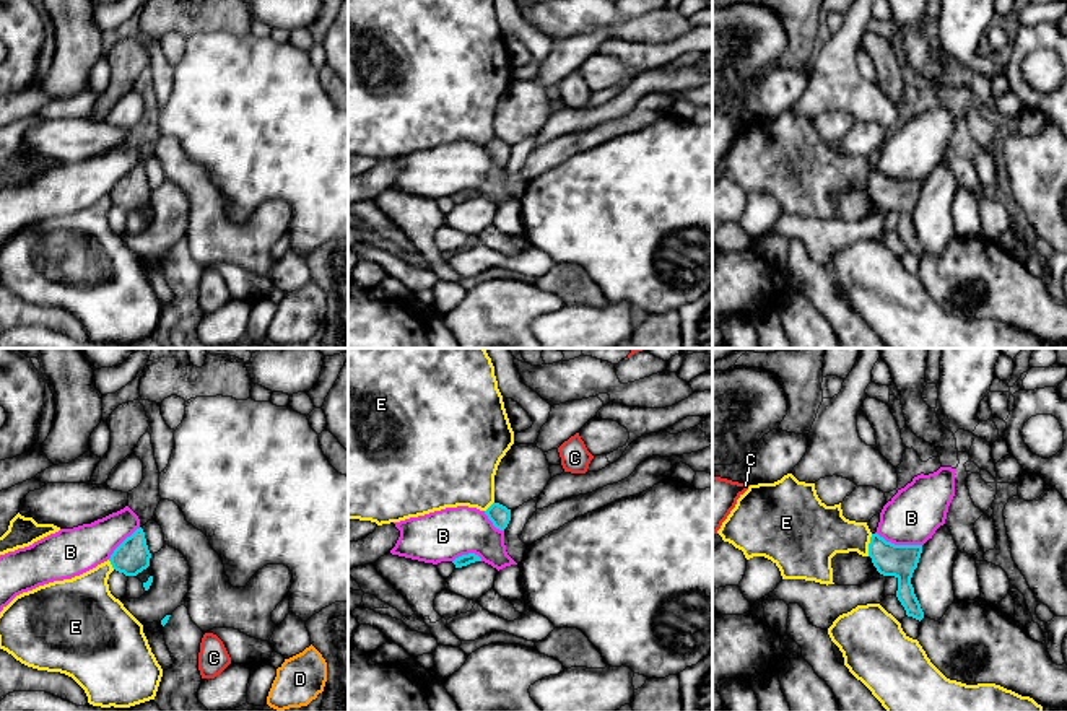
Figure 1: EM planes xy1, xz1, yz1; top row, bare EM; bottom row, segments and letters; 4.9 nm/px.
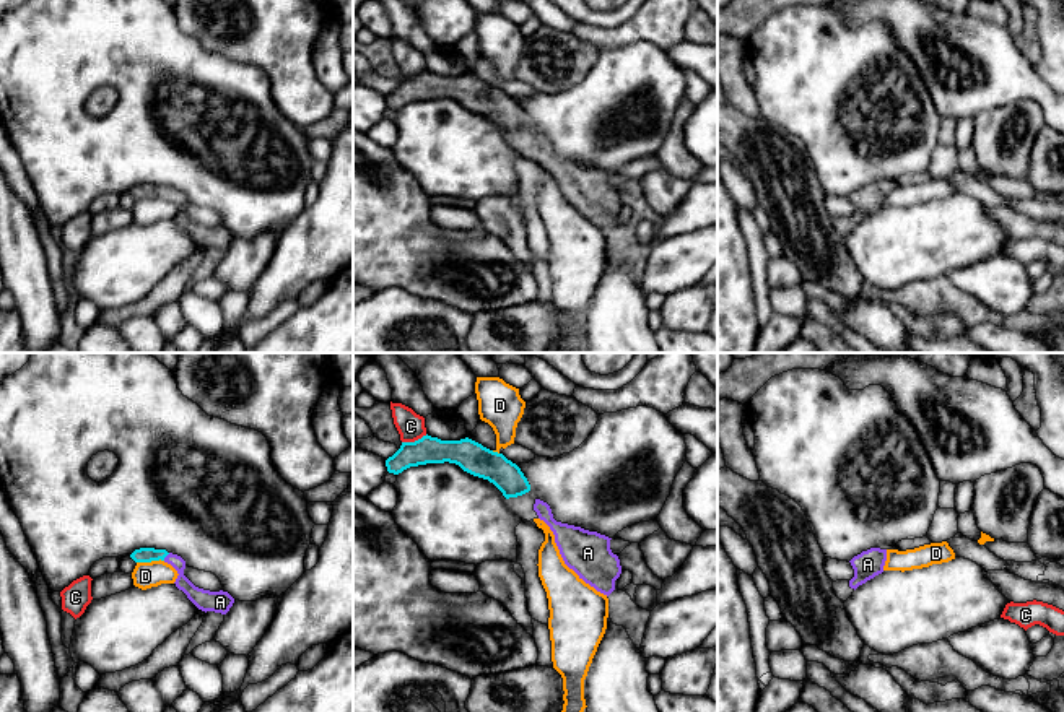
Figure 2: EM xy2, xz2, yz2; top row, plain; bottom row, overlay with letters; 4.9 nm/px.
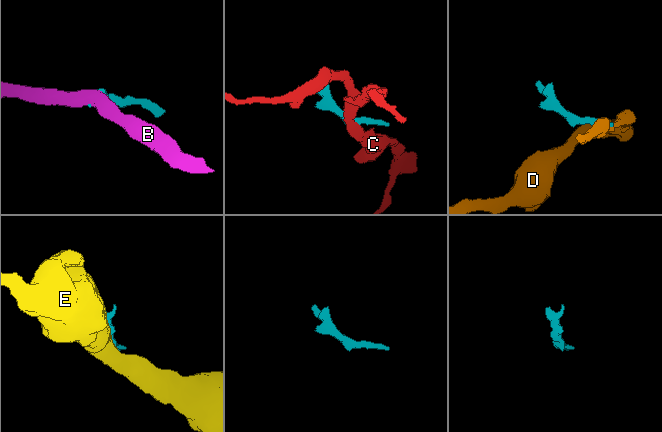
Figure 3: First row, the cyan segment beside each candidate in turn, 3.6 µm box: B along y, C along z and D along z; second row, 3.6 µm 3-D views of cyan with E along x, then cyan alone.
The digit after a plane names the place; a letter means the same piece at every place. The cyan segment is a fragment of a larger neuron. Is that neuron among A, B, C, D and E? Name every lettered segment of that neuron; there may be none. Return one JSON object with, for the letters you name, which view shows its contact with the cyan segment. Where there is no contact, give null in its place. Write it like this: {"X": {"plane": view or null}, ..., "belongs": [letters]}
{"A": {"plane": "xy2"}, "belongs": ["A"]}

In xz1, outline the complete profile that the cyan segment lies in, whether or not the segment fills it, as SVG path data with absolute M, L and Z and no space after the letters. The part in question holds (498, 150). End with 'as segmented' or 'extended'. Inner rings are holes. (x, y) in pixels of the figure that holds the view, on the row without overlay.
M493 138L485 150L493 158L493 161L499 166L504 166L511 156L511 145L499 138Z | as segmented

